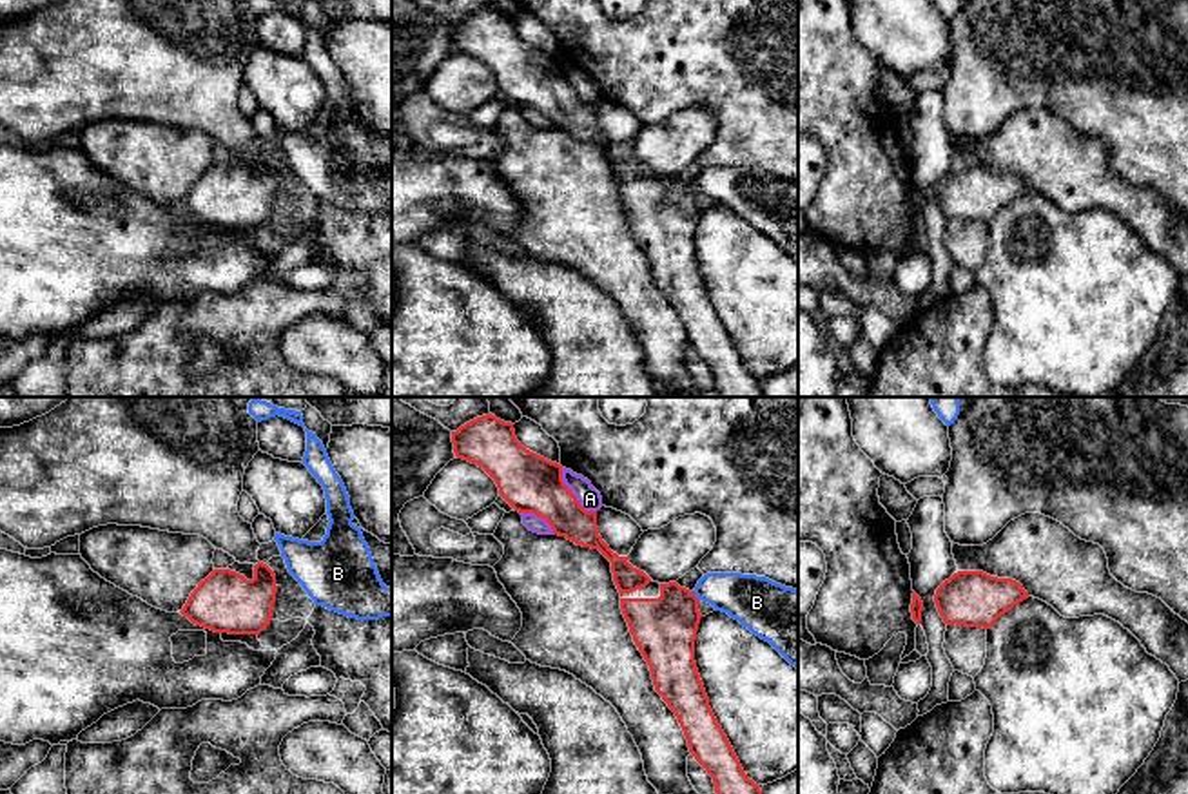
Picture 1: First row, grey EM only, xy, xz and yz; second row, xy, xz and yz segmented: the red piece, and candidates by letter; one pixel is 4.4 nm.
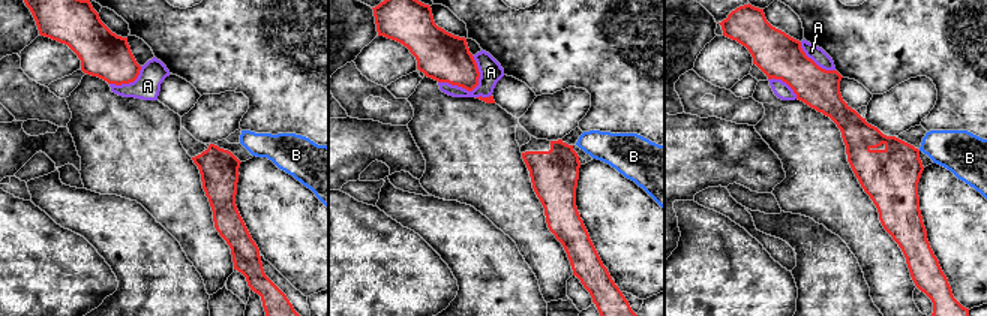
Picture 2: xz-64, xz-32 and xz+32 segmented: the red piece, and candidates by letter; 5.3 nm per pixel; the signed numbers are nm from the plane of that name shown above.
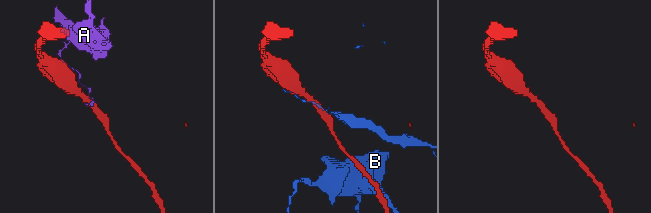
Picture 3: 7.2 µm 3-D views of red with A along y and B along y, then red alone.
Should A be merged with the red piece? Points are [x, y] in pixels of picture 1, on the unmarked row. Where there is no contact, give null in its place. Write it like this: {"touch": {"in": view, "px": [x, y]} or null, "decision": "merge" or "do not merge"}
{"touch": {"in": "xz", "px": [572, 87]}, "decision": "do not merge"}

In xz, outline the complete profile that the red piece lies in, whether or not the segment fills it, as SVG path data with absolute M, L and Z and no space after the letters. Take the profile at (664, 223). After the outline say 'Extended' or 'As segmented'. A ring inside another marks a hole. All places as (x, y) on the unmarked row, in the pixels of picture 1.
M488 7L452 25L453 47L482 62L497 78L499 89L519 107L544 112L553 129L566 131L582 141L599 143L609 156L613 176L620 187L620 203L635 239L649 259L655 285L675 306L689 346L713 372L715 386L722 397L762 397L762 384L744 366L727 330L718 319L695 256L695 234L700 218L700 194L677 176L653 176L644 165L633 161L628 150L618 150L602 134L597 121L597 105L586 105L562 74L562 60L526 44L515 31L511 16Z. Extended

